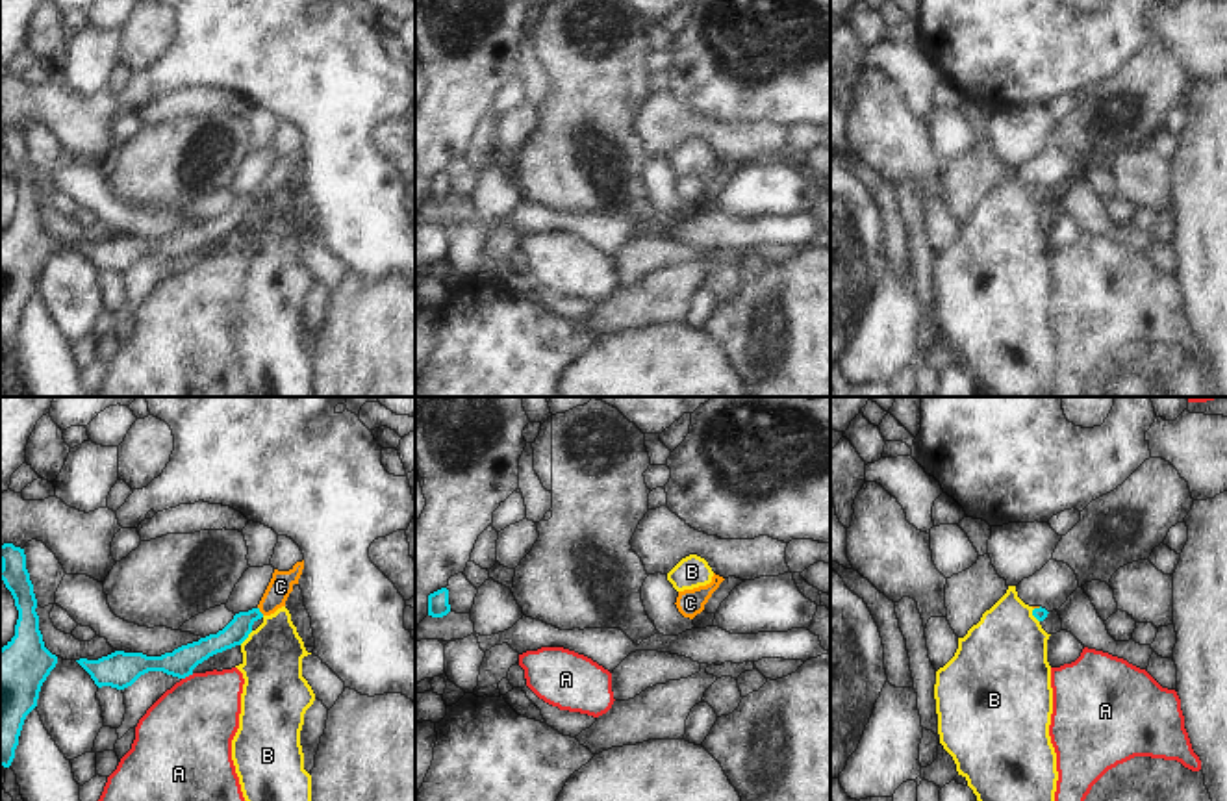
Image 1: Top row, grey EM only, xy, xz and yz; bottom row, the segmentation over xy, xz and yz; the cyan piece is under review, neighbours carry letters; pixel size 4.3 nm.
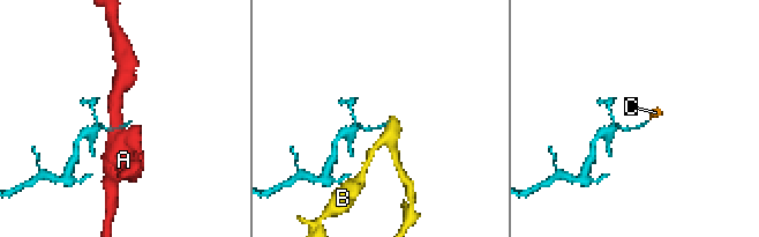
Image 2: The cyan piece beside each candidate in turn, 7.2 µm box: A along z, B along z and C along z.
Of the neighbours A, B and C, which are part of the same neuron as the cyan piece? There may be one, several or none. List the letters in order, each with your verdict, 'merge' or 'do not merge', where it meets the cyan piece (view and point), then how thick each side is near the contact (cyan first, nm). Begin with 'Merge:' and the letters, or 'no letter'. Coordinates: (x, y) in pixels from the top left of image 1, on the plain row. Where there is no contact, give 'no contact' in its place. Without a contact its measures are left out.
Merge: C
A: do not merge; meets cyan in xy at (188, 260); 120 nm thick on the cyan side, 380 nm on the other
B: do not merge; meets cyan in xy at (245, 223); 100 nm thick on the cyan side, 260 nm on the other
C: merge; meets cyan in xy at (258, 195); 100 nm thick on the cyan side, 100 nm on the other

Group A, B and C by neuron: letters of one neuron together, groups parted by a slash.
A / B / C

